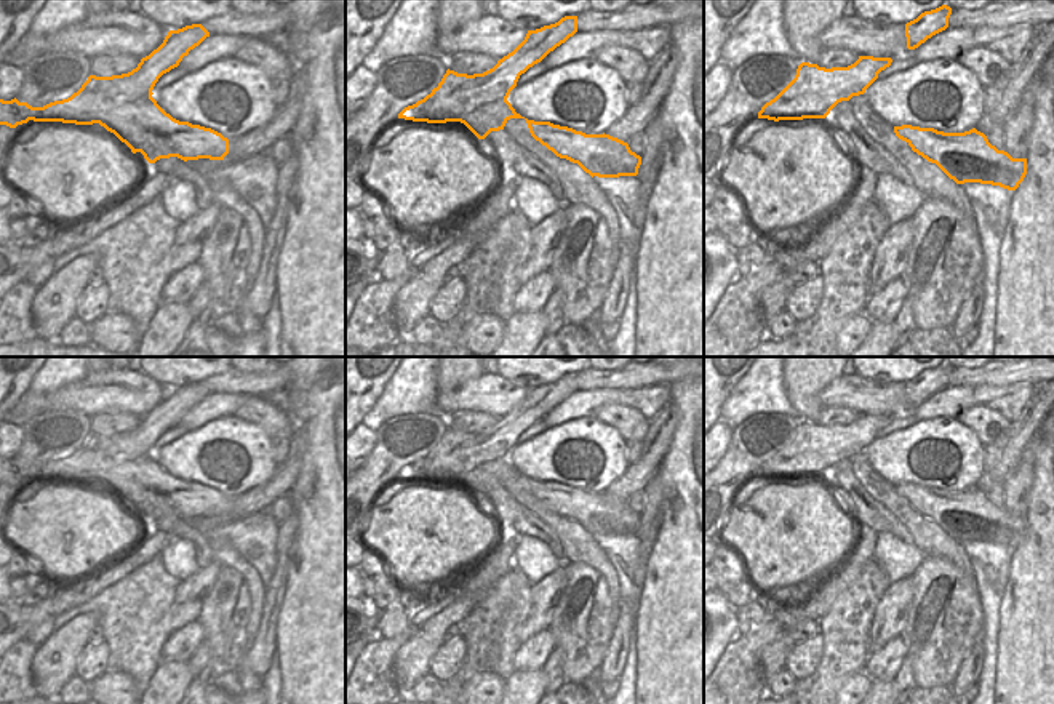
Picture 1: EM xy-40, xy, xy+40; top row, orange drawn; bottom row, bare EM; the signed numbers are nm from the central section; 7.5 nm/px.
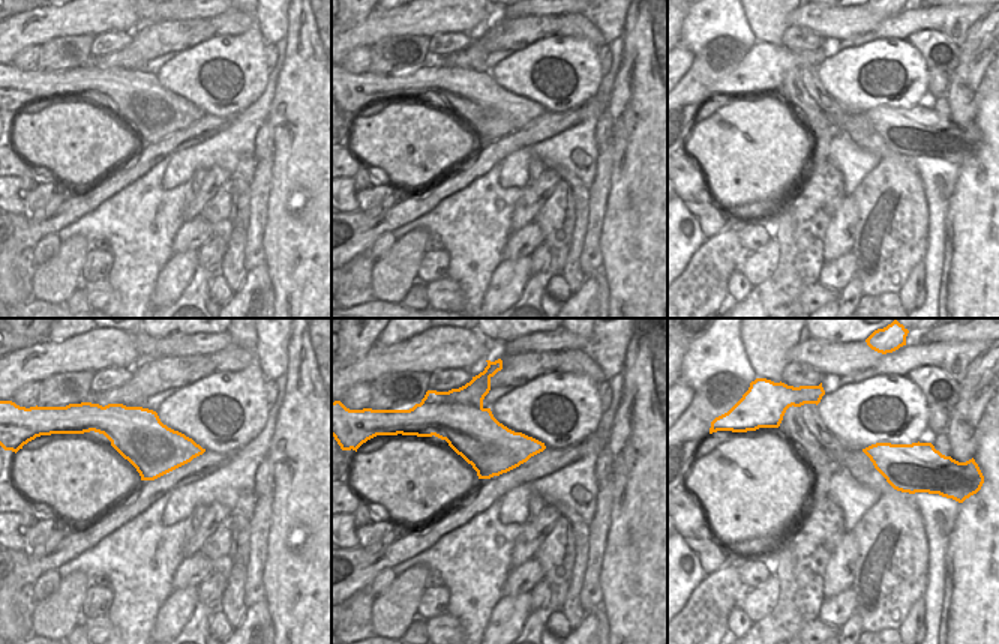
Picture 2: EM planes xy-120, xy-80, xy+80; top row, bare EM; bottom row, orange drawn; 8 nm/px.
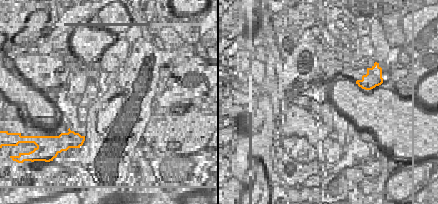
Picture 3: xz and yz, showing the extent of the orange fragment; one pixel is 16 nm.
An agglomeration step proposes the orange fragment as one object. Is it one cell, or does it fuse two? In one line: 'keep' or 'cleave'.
cleave

